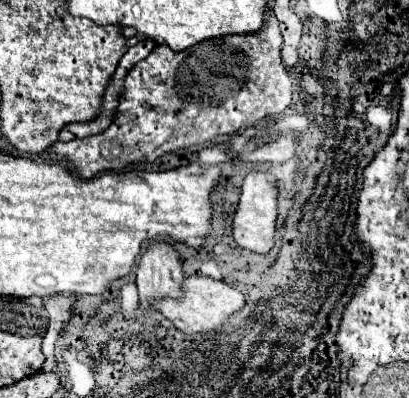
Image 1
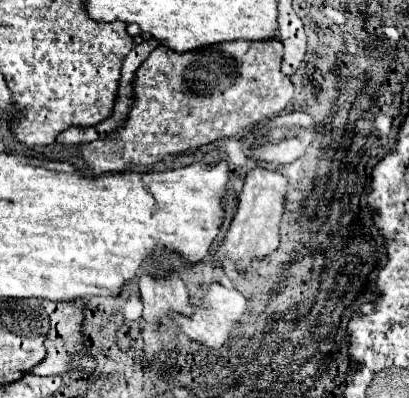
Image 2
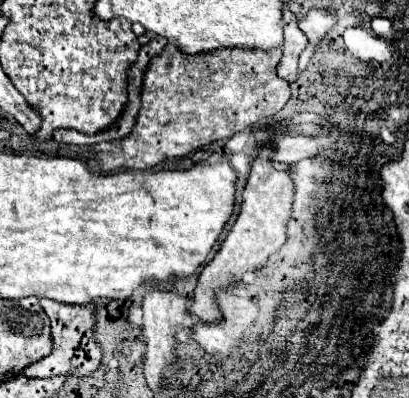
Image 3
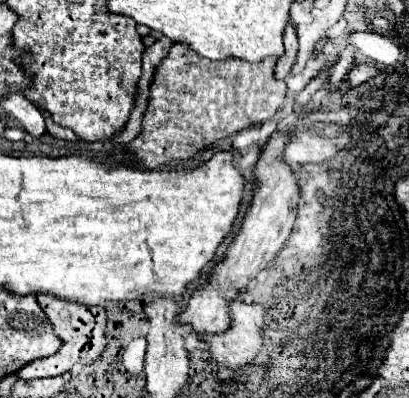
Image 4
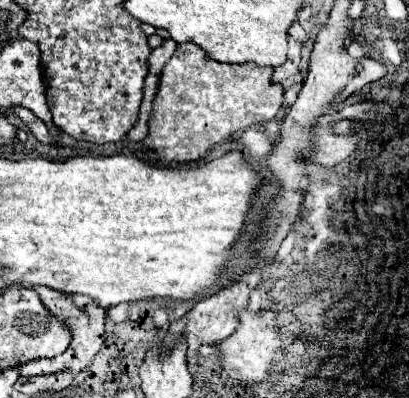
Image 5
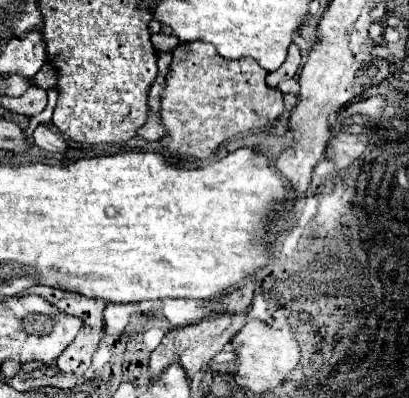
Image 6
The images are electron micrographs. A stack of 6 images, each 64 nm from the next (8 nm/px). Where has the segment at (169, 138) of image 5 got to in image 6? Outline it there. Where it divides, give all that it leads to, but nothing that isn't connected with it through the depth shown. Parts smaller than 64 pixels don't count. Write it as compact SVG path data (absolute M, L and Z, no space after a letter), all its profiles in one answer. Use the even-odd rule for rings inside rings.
M180 44L174 50L168 86L162 96L162 124L170 134L160 144L170 154L208 158L232 136L270 126L282 116L284 102L278 88L266 86L266 74L256 60L226 60L212 44Z

